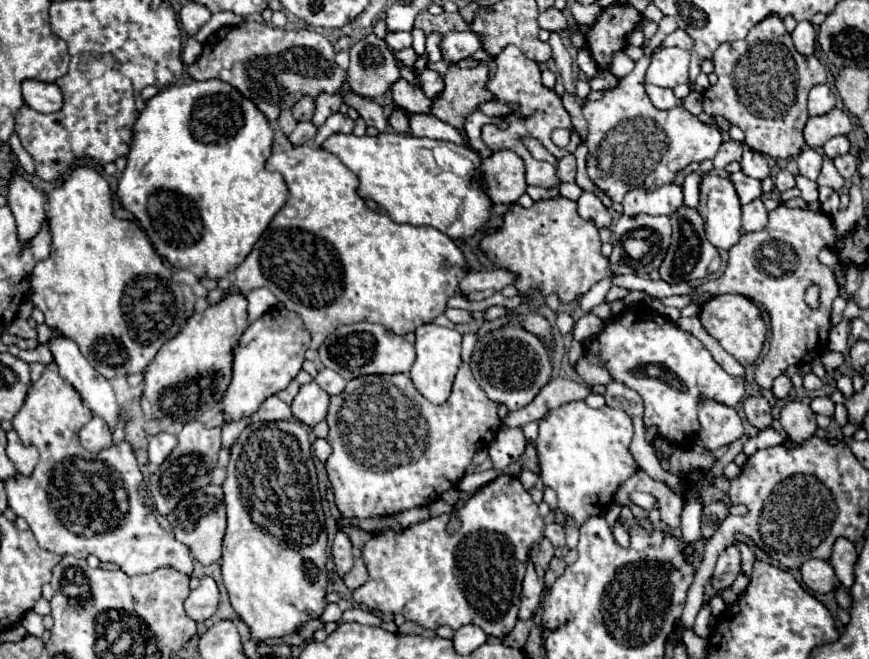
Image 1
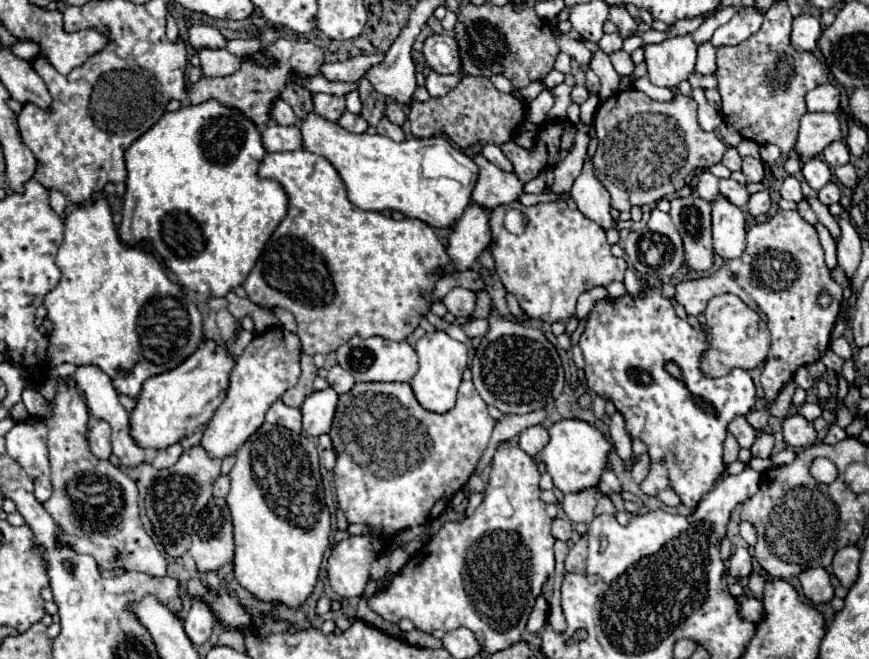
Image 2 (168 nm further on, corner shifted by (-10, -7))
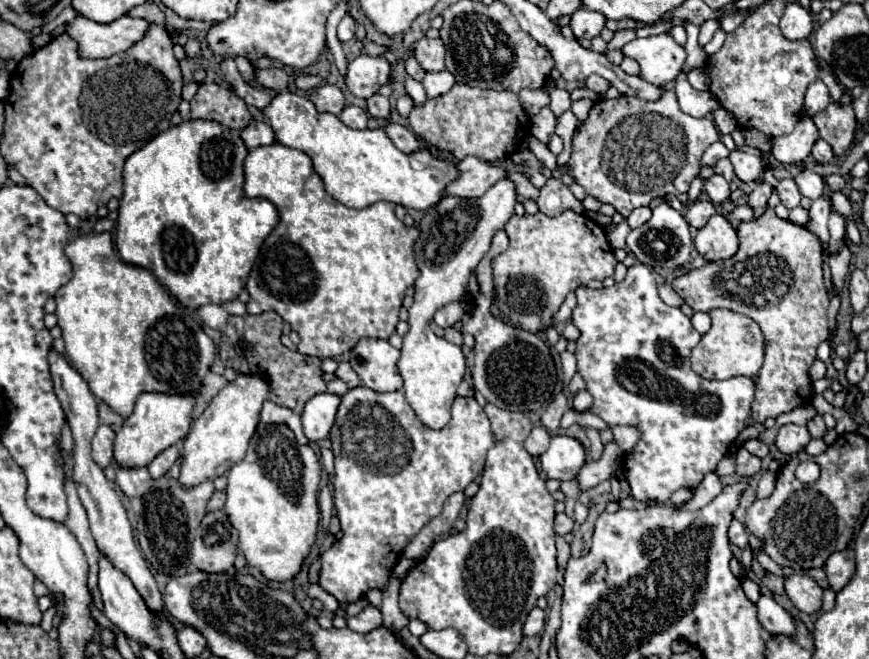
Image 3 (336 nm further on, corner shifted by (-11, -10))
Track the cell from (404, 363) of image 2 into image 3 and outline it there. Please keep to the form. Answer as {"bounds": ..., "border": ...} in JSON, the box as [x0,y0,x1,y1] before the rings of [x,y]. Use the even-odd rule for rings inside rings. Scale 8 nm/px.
{"bounds":[350,338,404,392],"border":[[[360,338],[350,350],[350,366],[364,386],[378,392],[402,390],[404,378],[400,378],[400,372],[396,370],[398,360],[400,350],[380,338]]]}

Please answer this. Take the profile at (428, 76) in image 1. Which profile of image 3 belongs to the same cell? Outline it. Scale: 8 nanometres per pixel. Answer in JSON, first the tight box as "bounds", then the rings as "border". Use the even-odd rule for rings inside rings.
{"bounds":[422,72,456,98],"border":[[[436,72],[436,74],[426,74],[426,78],[422,80],[428,98],[438,98],[442,94],[446,94],[448,90],[452,90],[452,86],[456,84],[456,78],[450,72]]]}

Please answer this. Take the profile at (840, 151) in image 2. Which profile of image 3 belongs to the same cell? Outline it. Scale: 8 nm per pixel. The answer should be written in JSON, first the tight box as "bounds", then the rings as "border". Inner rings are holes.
{"bounds":[812,140,834,164],"border":[[[818,140],[812,148],[812,156],[818,164],[830,164],[834,160],[834,154],[832,154],[832,146],[828,146],[824,140]]]}

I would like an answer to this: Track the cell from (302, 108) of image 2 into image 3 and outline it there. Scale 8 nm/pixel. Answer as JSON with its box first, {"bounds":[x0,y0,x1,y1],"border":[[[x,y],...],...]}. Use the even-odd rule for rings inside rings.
{"bounds":[256,68,290,92],"border":[[[262,68],[258,70],[256,78],[264,88],[274,90],[274,92],[286,92],[288,82],[290,82],[290,76],[282,68]]]}

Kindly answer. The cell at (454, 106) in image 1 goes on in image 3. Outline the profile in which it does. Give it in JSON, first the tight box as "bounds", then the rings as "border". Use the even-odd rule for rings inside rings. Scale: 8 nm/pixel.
{"bounds":[408,84,530,162],"border":[[[456,84],[448,94],[426,100],[422,106],[414,106],[408,124],[428,146],[448,152],[458,160],[476,156],[484,162],[510,158],[530,130],[530,118],[514,92],[482,90],[468,84]]]}

